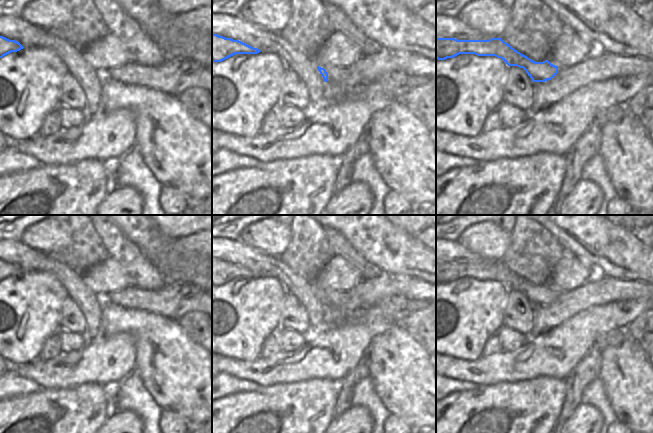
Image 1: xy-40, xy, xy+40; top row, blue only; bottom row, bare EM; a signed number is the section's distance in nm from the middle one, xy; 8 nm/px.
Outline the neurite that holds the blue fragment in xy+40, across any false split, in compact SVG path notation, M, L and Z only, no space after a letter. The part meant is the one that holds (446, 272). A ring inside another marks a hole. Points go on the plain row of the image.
M500 261L489 264L436 262L436 282L438 284L453 282L459 278L501 282L508 290L523 292L533 306L551 304L558 297L558 291L551 288L548 284L535 286L515 274Z

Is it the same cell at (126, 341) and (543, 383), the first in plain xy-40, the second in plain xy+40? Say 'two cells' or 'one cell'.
two cells

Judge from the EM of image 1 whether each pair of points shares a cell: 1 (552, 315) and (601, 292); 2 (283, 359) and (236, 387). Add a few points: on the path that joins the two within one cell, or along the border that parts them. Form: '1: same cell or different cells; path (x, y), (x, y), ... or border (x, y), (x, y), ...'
1: same cell; path (564, 307), (568, 303), (589, 294)
2: different cells; border (225, 374), (248, 379), (265, 386)

